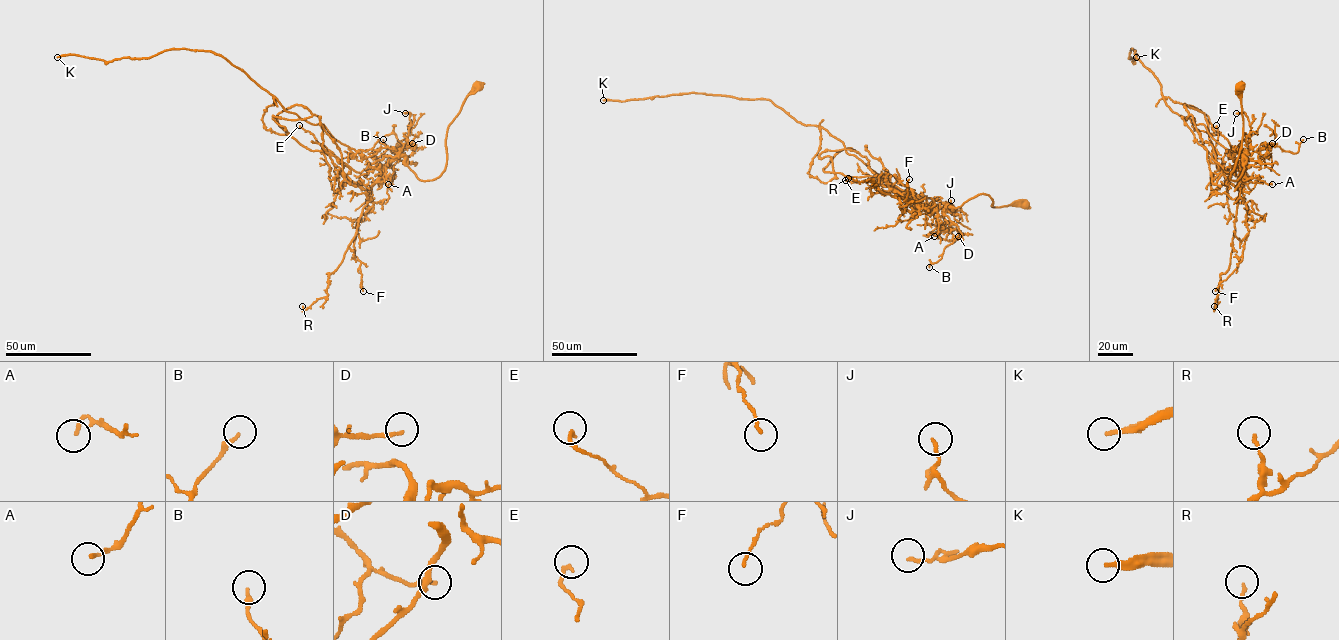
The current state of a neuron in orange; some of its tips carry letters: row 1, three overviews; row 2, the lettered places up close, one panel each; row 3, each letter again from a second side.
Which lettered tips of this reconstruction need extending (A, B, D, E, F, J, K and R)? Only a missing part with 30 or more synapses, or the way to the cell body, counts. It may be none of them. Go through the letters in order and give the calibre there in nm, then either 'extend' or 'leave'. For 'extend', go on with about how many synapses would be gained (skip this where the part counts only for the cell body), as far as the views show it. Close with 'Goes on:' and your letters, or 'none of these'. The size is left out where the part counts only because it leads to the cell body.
A: calibre 160 nm; leave
B: calibre 200 nm; leave
D: calibre 150 nm; leave
E: calibre 180 nm; leave
F: calibre 120 nm; leave
J: calibre 150 nm; leave
K: calibre 200 nm; extend; 200 synapses
R: calibre 130 nm; leave
Goes on: K

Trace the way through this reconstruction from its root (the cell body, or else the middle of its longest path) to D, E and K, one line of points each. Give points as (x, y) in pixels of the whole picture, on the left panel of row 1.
D: (479, 84), (448, 127), (446, 164), (439, 176), (421, 180), (404, 163), (398, 147), (412, 143)
E: (479, 84), (432, 180), (399, 157), (368, 188), (348, 181), (336, 193), (321, 145), (299, 125)
K: (479, 84), (448, 127), (445, 171), (421, 180), (398, 152), (342, 144), (211, 52), (57, 57)

